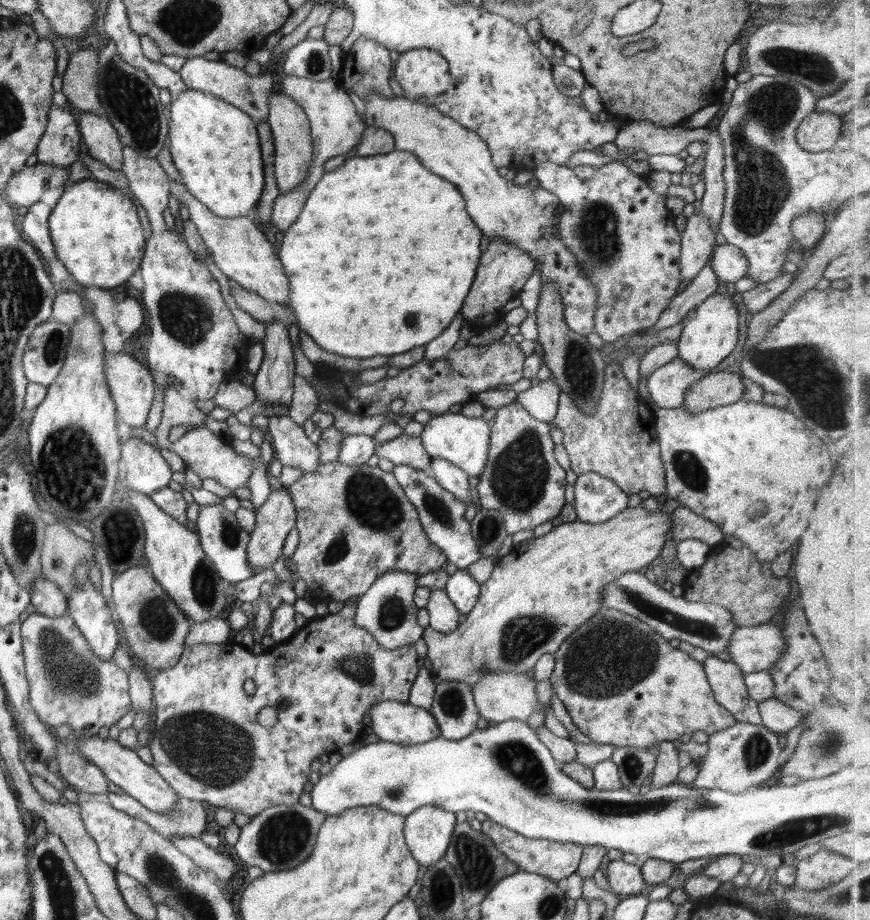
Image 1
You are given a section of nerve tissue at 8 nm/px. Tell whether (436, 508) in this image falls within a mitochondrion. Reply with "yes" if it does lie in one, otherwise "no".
yes

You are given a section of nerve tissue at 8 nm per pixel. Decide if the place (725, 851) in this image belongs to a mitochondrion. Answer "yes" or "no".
no

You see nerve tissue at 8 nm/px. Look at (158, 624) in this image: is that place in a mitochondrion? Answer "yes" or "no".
yes

